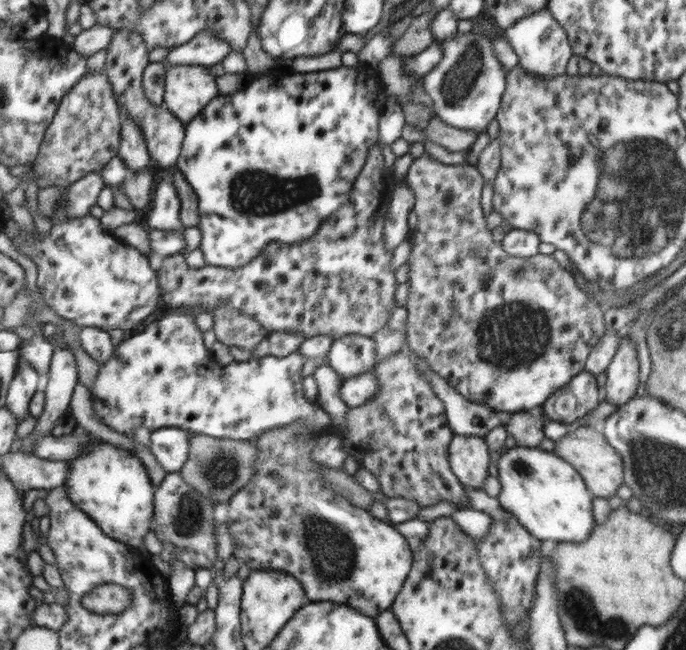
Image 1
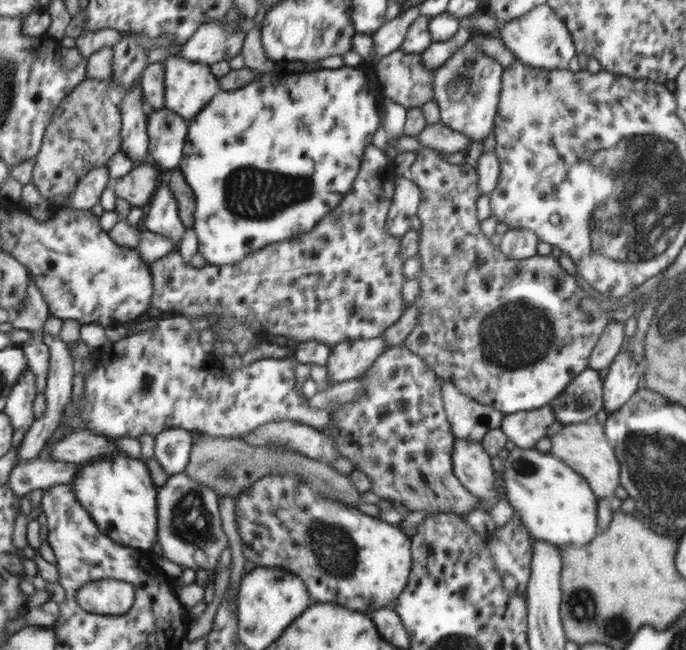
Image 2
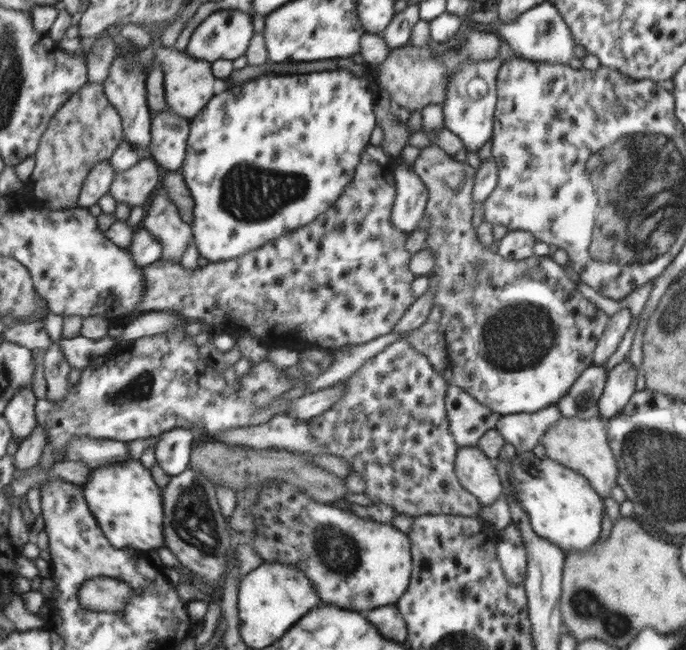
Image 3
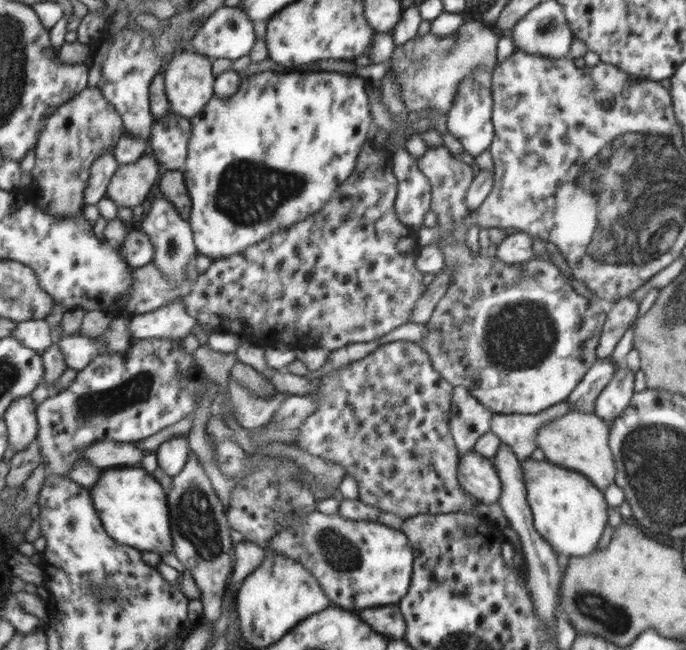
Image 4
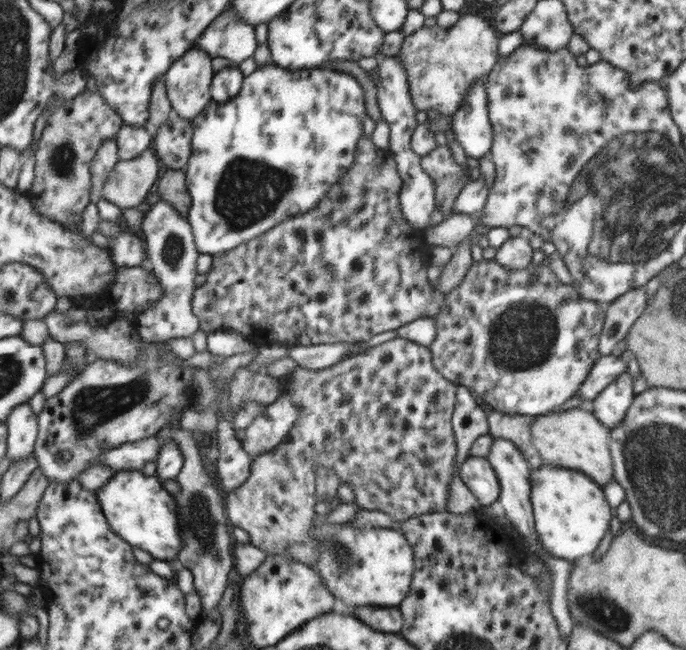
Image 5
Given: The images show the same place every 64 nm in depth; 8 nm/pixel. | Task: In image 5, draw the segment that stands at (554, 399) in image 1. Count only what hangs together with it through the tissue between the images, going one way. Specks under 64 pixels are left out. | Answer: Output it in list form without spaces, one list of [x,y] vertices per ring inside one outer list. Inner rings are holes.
[[[627,354],[601,356],[592,368],[587,381],[584,382],[583,388],[580,388],[579,392],[575,394],[575,396],[582,398],[580,407],[590,410],[591,403],[597,394],[600,394],[608,384],[614,382],[626,370],[628,370]]]

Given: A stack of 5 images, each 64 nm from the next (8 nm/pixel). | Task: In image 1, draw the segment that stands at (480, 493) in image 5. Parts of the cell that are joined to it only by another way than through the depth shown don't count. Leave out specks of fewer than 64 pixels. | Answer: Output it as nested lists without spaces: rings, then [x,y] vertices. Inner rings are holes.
[[[455,434],[451,441],[451,469],[460,476],[460,482],[468,487],[482,489],[482,482],[488,476],[488,445],[485,437]]]

